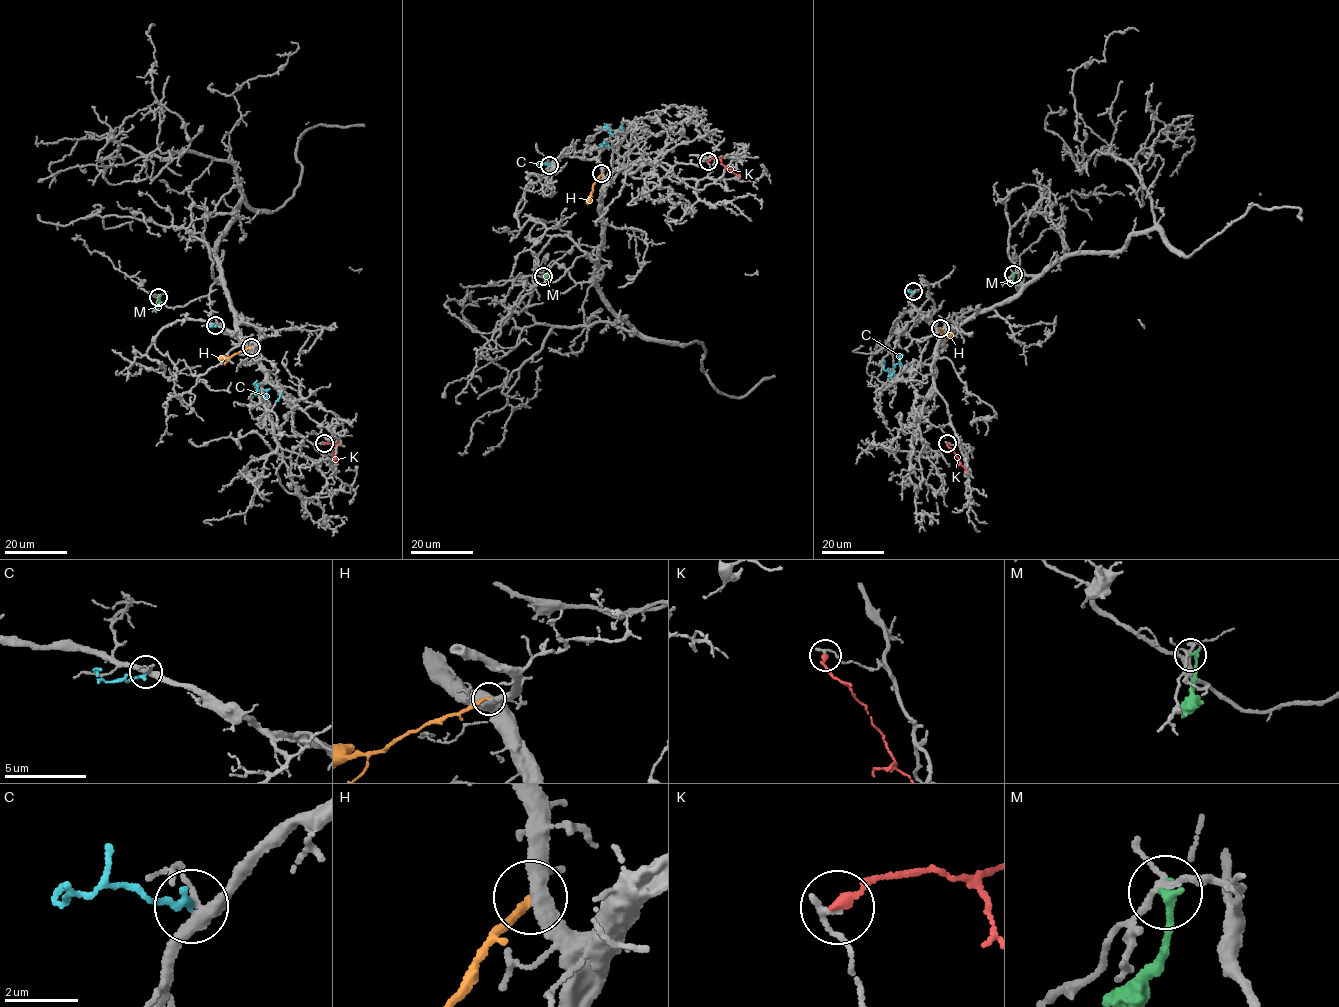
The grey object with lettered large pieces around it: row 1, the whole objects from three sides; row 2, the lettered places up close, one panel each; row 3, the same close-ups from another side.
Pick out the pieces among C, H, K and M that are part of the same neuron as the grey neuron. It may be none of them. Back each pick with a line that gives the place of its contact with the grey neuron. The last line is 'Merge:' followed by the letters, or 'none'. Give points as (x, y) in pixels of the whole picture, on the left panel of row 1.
Merge: none

